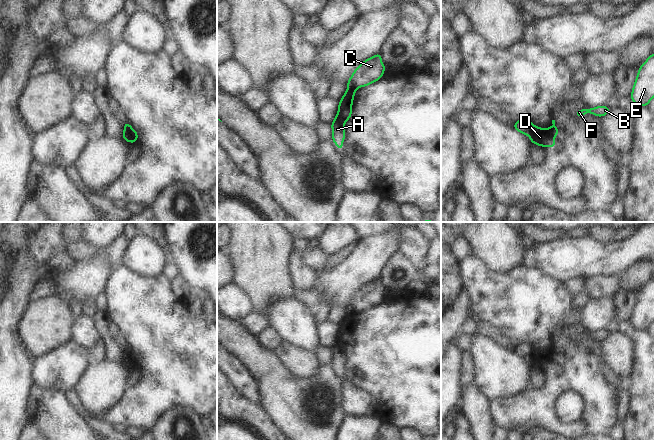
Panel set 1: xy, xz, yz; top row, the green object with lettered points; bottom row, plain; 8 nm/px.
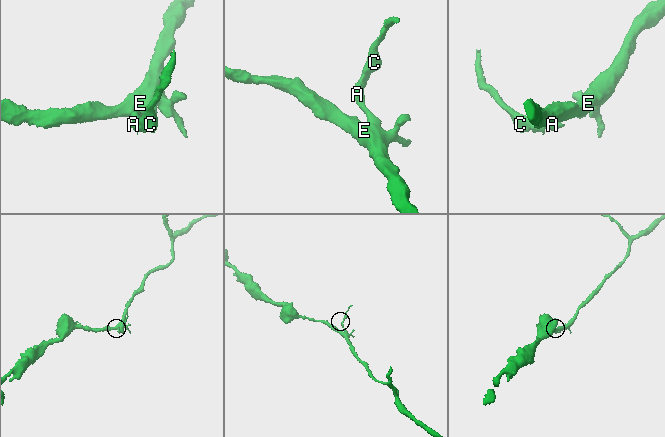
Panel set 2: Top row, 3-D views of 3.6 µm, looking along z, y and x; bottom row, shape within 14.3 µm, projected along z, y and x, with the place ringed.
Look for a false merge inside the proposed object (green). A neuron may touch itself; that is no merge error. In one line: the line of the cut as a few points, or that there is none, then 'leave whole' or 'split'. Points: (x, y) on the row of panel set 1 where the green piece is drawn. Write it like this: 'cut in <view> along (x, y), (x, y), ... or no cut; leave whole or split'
cut in xy along (124, 131), (128, 131), (136, 141); split

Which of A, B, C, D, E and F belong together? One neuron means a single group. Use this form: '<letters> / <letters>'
A B D E F / C

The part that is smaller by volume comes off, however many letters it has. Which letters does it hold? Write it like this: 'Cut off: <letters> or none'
Cut off: C.

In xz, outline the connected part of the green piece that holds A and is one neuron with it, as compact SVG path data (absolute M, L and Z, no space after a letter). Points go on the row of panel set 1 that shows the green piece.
M351 87L346 90L338 105L338 113L332 123L332 141L338 150L343 151L343 141L346 136L344 124L352 116L352 104L356 89Z

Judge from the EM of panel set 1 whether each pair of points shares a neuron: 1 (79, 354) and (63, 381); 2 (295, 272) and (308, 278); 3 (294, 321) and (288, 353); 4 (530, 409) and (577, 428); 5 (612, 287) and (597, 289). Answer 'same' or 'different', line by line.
1: same
2: same
3: different
4: same
5: same

